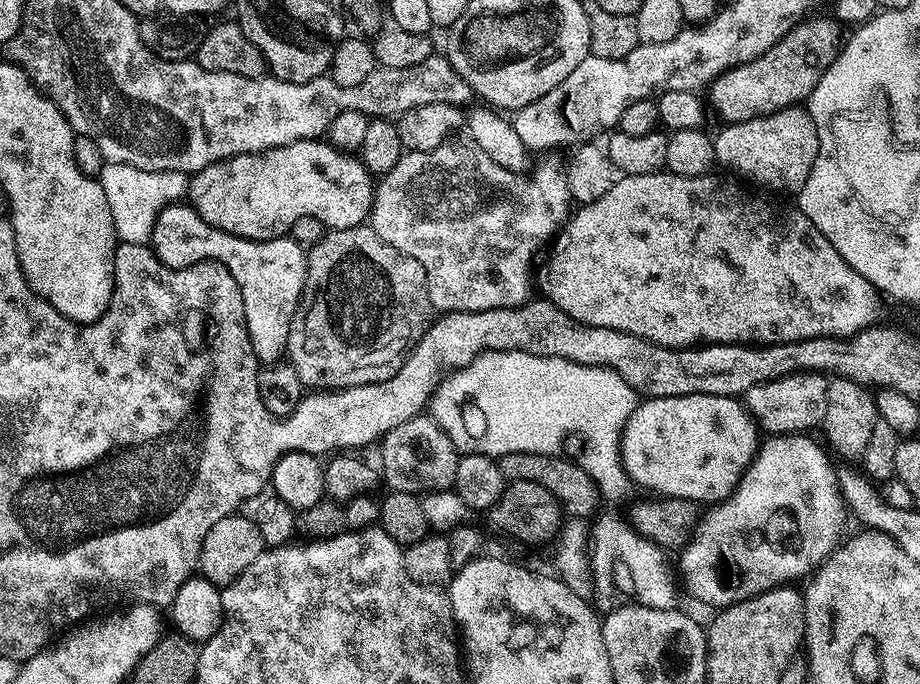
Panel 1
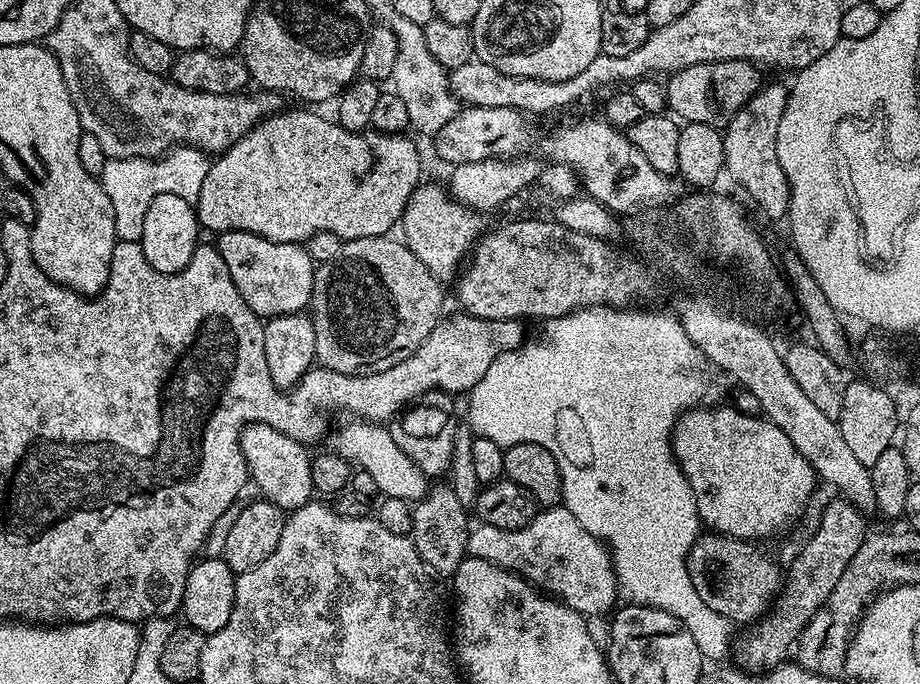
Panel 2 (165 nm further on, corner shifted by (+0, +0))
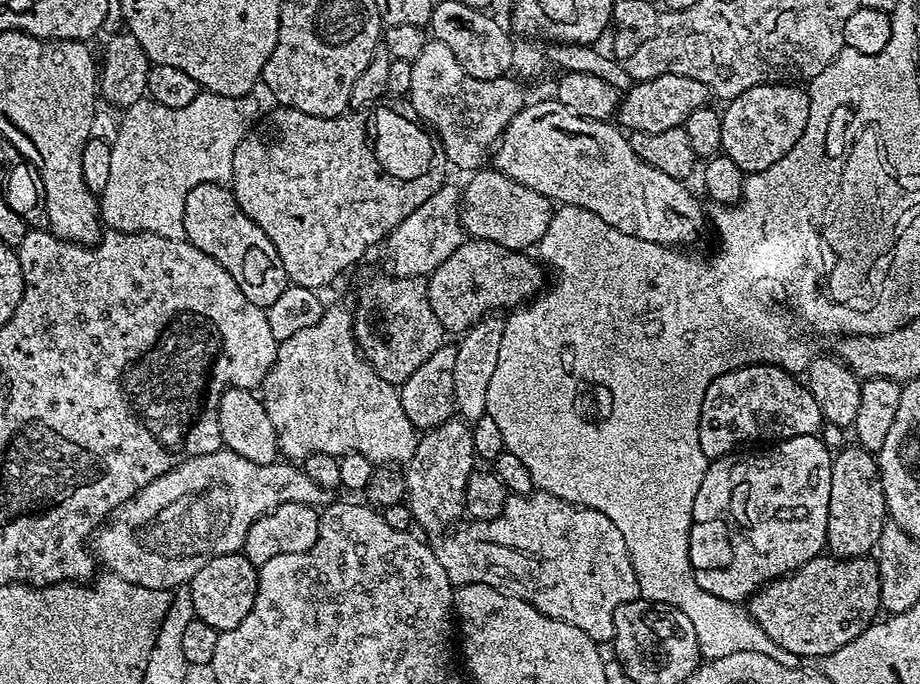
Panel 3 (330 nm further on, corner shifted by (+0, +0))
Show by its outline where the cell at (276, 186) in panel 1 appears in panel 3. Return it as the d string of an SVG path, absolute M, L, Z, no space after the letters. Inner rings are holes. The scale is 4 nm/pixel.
M381 102L367 110L352 110L334 118L318 118L314 114L302 114L302 110L276 106L269 116L268 113L261 115L258 123L246 134L246 138L242 138L238 150L234 150L234 170L230 181L234 198L246 218L255 222L262 234L266 234L270 242L274 242L274 250L278 250L291 283L303 288L324 290L331 280L338 279L351 264L358 263L367 254L368 248L387 238L402 221L414 214L414 210L418 210L418 206L422 206L422 202L426 202L426 198L430 198L430 194L434 194L446 182L447 176L444 175L450 172L450 165L443 146L434 139L433 133L419 119L411 115L403 116L386 105L387 103Z

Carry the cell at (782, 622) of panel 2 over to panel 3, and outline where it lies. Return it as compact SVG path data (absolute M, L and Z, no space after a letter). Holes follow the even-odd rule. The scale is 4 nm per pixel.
M851 447L833 455L830 474L826 548L831 555L841 558L868 556L875 549L884 523L889 519L877 457L865 448Z

